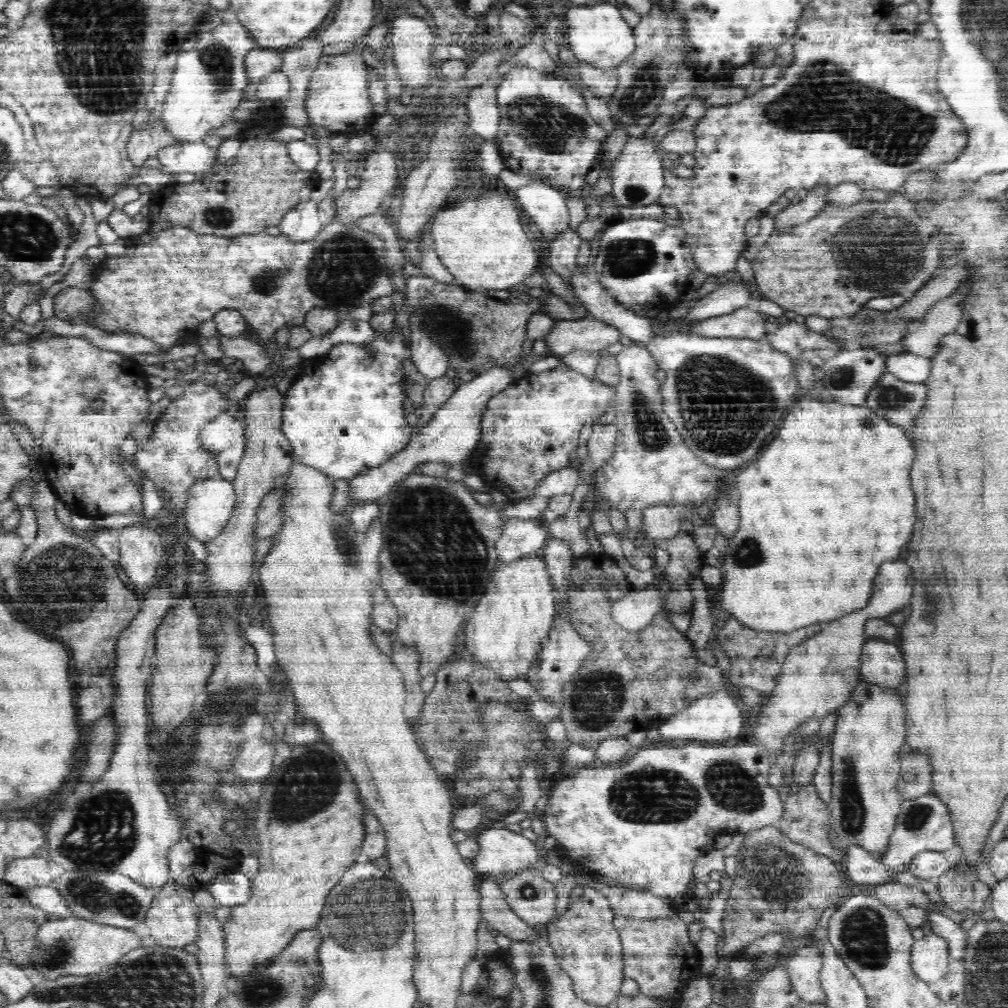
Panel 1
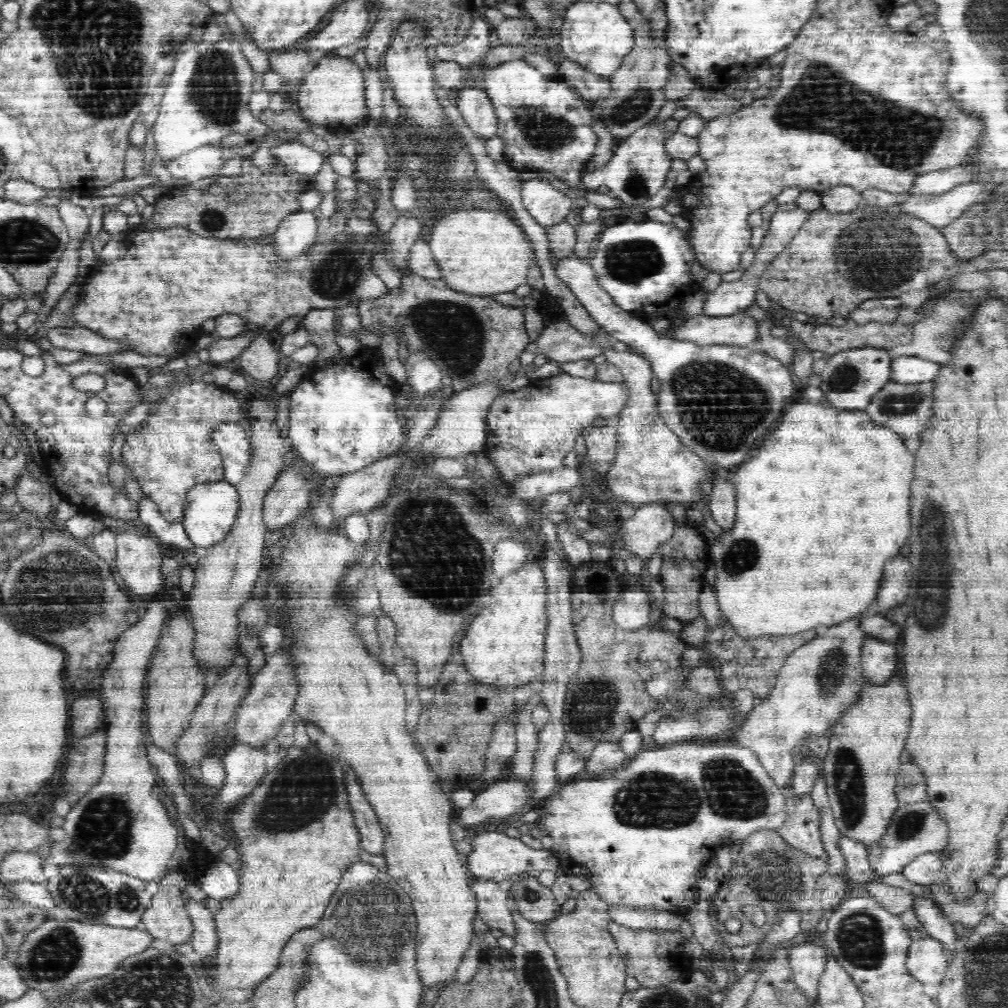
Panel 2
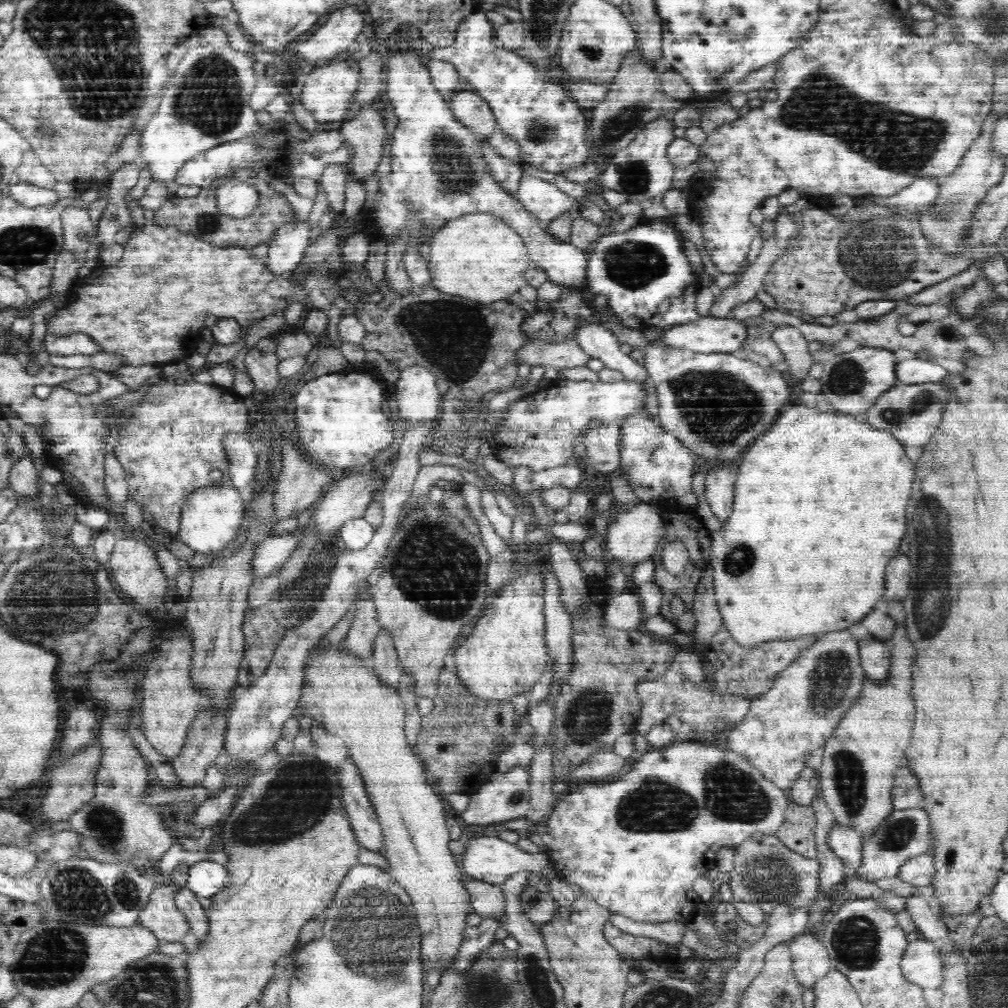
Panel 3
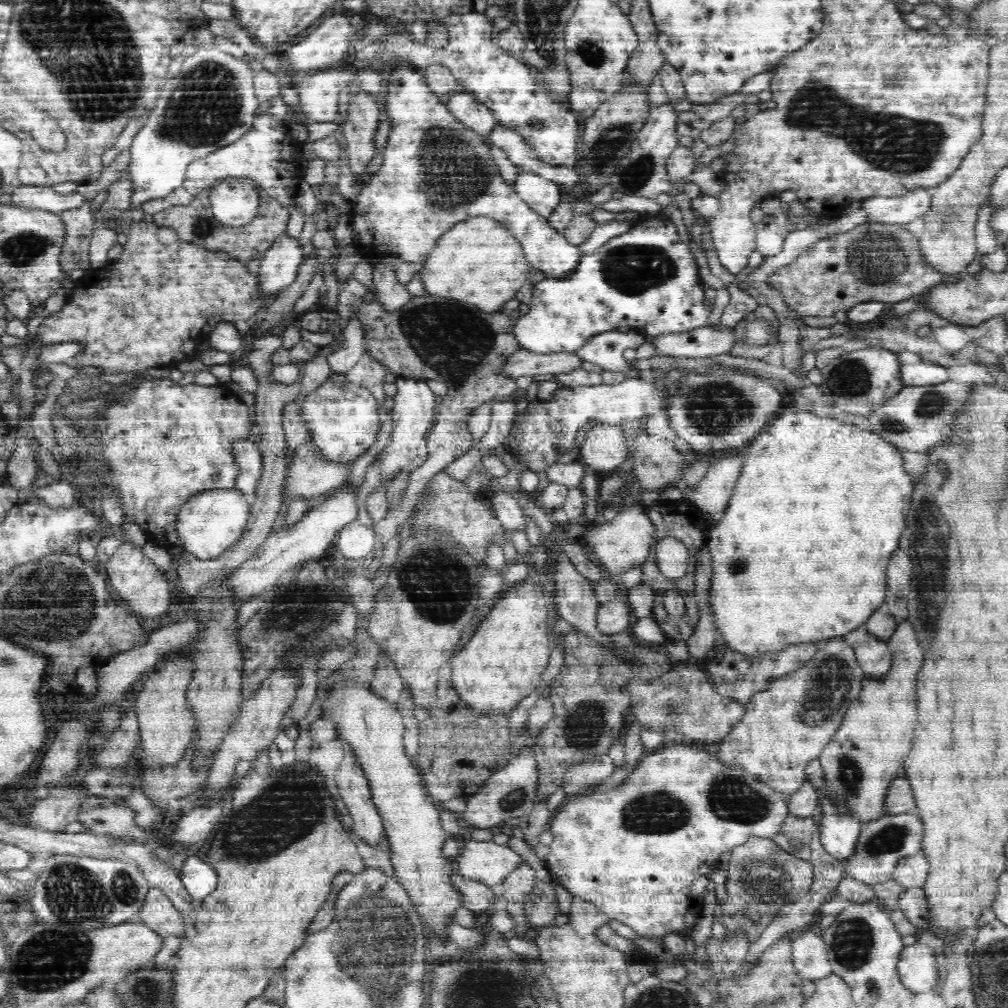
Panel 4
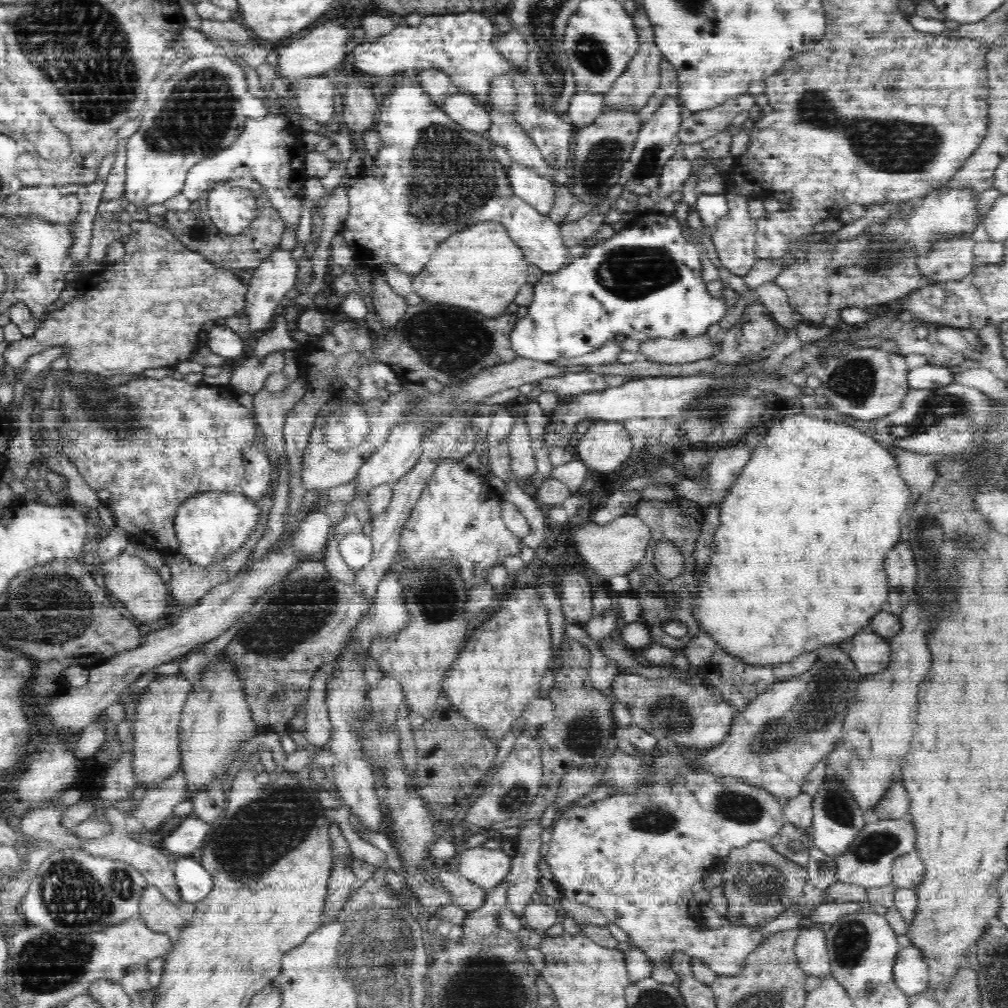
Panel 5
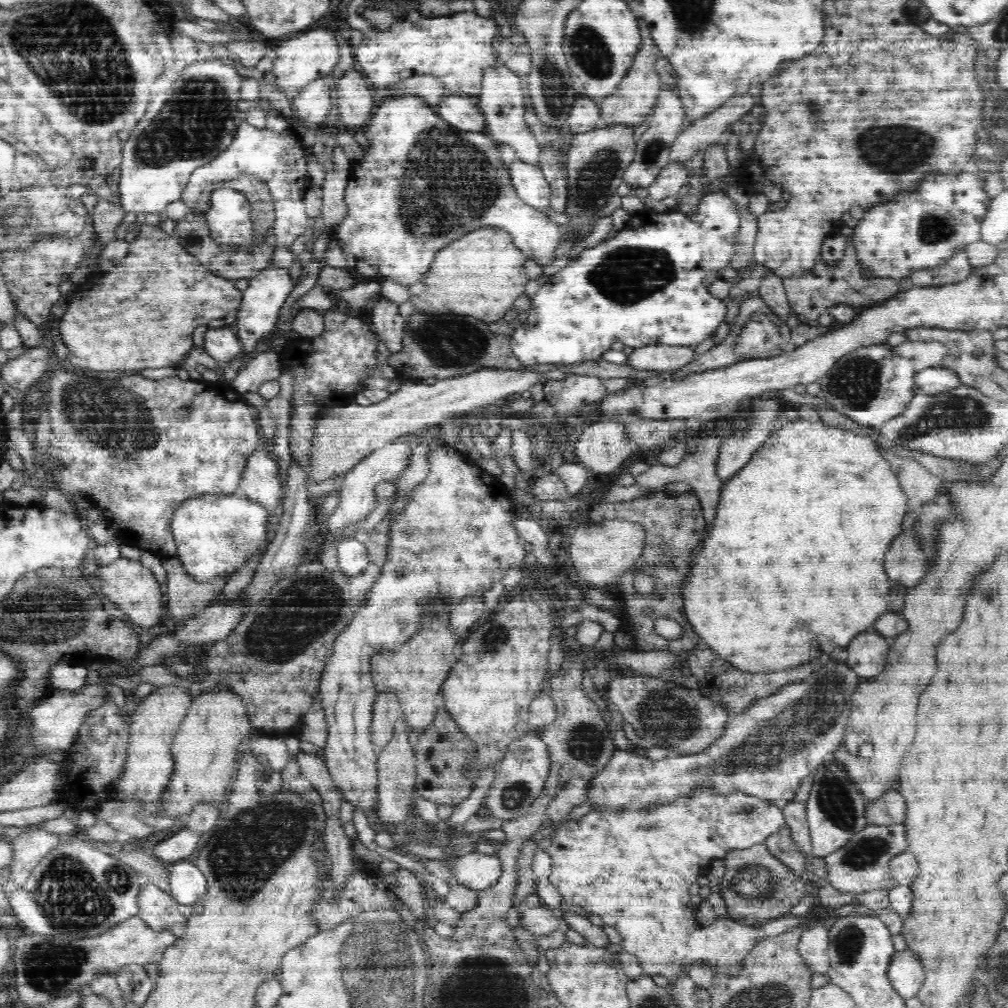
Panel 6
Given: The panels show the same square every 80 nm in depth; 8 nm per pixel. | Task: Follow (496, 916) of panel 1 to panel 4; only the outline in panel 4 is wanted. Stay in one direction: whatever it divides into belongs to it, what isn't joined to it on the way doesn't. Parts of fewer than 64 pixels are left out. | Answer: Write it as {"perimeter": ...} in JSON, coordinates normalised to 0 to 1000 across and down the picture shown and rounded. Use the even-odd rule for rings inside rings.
{"perimeter":[[[459,868],[446,869],[446,875],[457,887],[458,903],[463,906],[475,906],[478,904],[486,904],[492,901],[490,887],[486,879],[482,879],[477,875],[460,870]]]}

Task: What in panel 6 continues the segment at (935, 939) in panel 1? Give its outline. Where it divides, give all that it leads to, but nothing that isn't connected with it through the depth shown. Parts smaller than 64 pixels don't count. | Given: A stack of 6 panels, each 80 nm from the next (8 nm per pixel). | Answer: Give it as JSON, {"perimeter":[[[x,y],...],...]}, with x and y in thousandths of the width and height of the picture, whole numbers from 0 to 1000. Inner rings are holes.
{"perimeter":[[[903,942],[886,946],[882,956],[881,969],[887,982],[895,990],[905,990],[918,975],[917,962],[913,952]]]}

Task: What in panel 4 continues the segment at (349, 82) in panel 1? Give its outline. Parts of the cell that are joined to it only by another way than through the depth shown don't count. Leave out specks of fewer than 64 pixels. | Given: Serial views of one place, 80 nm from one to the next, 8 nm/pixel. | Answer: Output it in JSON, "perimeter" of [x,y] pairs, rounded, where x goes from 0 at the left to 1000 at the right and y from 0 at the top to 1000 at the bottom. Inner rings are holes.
{"perimeter":[[[351,67],[312,71],[297,78],[294,83],[299,111],[308,122],[321,122],[335,115],[335,91],[345,85],[347,79],[354,80]]]}

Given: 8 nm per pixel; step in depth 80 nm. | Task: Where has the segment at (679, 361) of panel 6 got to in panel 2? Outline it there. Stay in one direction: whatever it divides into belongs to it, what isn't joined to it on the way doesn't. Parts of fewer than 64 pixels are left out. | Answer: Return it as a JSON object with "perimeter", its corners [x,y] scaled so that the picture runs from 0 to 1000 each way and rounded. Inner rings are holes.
{"perimeter":[[[739,309],[711,314],[695,312],[681,315],[680,320],[669,327],[667,335],[694,342],[730,340],[731,343],[740,343],[741,339],[749,338],[754,333],[751,319]]]}

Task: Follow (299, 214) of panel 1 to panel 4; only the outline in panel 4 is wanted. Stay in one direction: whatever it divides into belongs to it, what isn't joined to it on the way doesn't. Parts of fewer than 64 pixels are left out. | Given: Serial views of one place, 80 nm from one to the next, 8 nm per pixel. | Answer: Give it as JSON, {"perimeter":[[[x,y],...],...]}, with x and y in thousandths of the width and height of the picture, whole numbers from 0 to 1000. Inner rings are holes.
{"perimeter":[[[284,229],[280,234],[276,234],[272,238],[272,242],[261,252],[258,261],[259,288],[264,289],[264,291],[282,290],[284,284],[288,284],[294,276],[294,270],[296,270],[296,265],[300,262],[301,256],[300,244],[296,242],[296,236],[286,235]]]}

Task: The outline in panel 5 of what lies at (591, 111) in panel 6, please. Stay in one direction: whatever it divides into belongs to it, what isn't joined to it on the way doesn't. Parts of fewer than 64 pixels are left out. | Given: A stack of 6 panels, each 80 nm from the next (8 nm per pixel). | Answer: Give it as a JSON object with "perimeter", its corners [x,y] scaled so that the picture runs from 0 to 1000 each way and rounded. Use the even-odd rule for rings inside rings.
{"perimeter":[[[573,91],[567,97],[563,113],[571,128],[575,129],[587,124],[598,113],[599,94],[597,92]]]}

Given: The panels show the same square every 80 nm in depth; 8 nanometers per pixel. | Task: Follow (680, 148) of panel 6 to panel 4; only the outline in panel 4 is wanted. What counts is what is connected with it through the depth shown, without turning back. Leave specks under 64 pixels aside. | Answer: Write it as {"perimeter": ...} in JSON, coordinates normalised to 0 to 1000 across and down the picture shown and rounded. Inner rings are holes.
{"perimeter":[[[731,92],[720,95],[708,103],[694,103],[688,105],[684,111],[677,111],[673,115],[672,134],[692,137],[701,131],[705,124],[712,122],[726,114],[726,109],[736,103],[748,103],[752,99],[750,92]]]}

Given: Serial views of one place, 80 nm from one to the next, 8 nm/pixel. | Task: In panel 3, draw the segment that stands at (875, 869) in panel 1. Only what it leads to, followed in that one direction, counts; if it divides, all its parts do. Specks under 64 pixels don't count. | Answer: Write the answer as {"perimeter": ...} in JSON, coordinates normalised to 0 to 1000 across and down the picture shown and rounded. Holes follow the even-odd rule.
{"perimeter":[[[831,815],[822,823],[820,829],[821,841],[837,854],[843,867],[854,858],[855,836],[856,831],[851,822],[839,821],[839,818],[832,818]]]}

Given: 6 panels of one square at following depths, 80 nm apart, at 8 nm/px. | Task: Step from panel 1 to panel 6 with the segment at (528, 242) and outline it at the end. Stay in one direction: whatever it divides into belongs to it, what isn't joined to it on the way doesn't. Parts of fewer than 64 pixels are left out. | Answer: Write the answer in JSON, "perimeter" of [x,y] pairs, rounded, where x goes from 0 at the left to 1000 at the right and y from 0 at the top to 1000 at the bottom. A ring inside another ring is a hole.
{"perimeter":[[[482,224],[437,248],[423,272],[406,284],[406,298],[411,309],[458,312],[492,319],[510,305],[512,296],[520,290],[520,282],[525,277],[520,270],[523,259],[523,254],[508,240],[505,230]]]}

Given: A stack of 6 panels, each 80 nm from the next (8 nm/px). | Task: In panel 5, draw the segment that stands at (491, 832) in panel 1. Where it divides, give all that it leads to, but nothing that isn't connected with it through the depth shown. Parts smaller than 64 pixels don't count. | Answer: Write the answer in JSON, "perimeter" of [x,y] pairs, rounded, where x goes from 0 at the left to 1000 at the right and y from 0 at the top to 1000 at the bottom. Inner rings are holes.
{"perimeter":[[[478,838],[467,842],[459,839],[450,853],[450,859],[456,869],[476,881],[484,882],[503,871],[508,851],[498,842],[482,842]]]}

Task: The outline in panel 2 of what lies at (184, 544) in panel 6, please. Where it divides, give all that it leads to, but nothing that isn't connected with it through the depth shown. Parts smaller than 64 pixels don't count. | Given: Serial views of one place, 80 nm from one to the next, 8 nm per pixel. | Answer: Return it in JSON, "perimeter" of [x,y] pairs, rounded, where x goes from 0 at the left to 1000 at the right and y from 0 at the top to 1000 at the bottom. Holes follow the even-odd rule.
{"perimeter":[[[216,476],[216,478],[202,478],[191,482],[185,490],[184,505],[180,516],[187,535],[192,538],[194,544],[199,547],[220,538],[222,531],[229,526],[228,522],[236,510],[236,502],[236,485],[229,478]]]}

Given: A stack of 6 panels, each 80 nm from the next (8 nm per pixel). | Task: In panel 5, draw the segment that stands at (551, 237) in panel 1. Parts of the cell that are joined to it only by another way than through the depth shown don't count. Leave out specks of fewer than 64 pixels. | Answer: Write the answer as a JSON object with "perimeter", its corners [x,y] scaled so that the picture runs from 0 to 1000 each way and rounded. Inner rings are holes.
{"perimeter":[[[512,161],[505,165],[503,172],[510,193],[530,204],[535,211],[544,213],[552,194],[548,180]]]}

